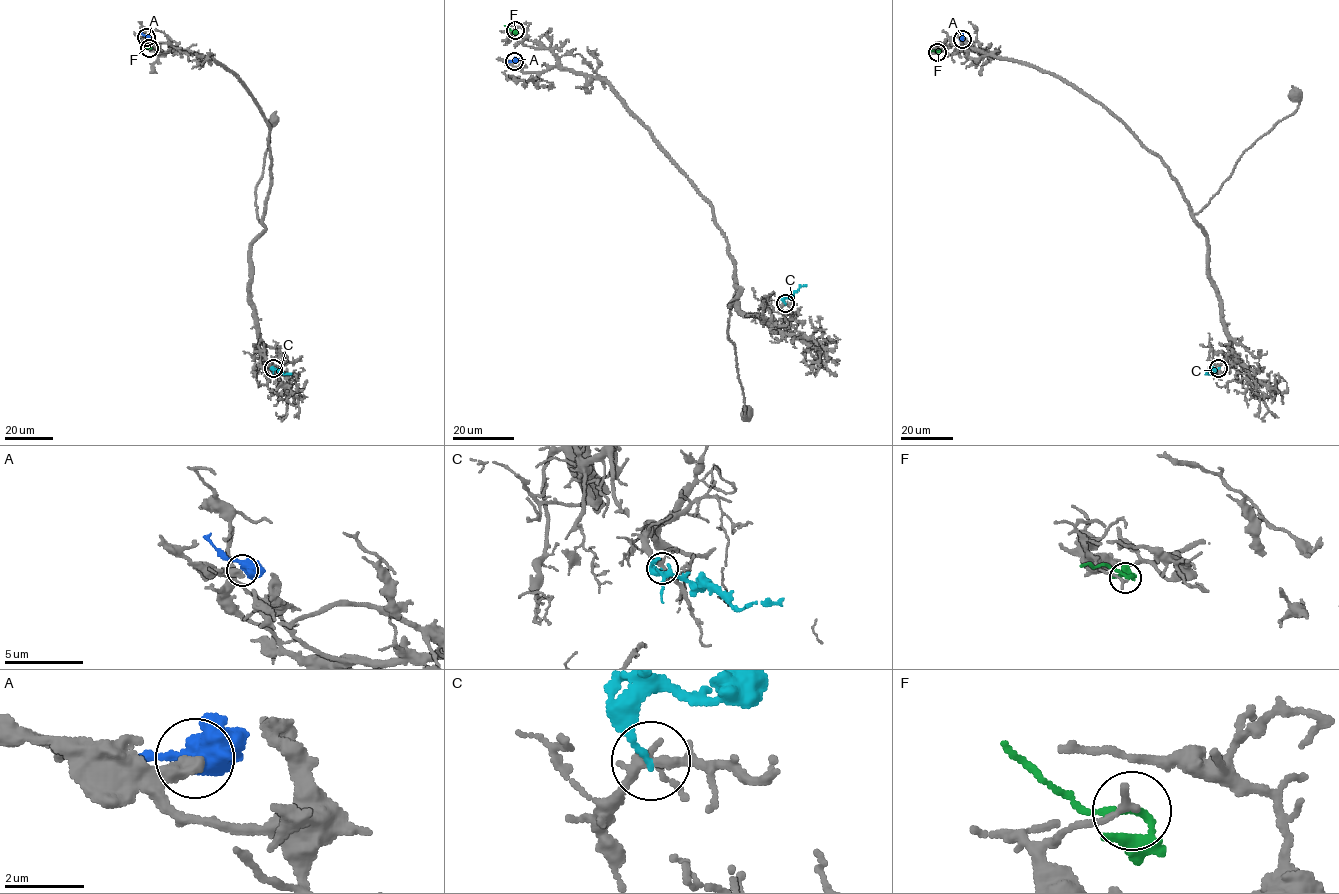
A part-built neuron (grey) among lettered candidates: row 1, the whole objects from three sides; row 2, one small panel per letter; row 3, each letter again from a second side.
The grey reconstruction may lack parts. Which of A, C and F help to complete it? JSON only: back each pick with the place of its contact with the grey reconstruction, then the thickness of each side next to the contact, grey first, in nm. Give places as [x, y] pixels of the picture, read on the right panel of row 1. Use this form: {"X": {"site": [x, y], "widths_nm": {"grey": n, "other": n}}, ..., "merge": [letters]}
{"merge": []}

